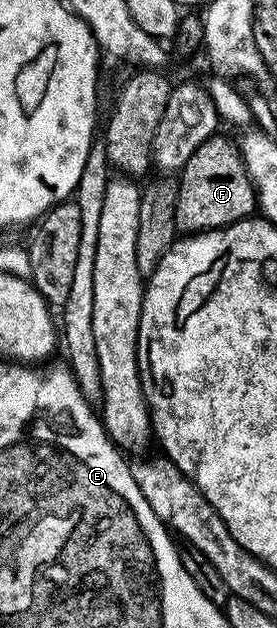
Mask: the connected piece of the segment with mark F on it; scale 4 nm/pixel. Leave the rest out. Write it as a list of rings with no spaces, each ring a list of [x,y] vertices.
[[[214,136],[199,144],[176,179],[179,200],[175,200],[175,224],[182,235],[222,230],[232,222],[250,217],[258,209],[257,192],[245,171],[238,143],[221,137]]]

